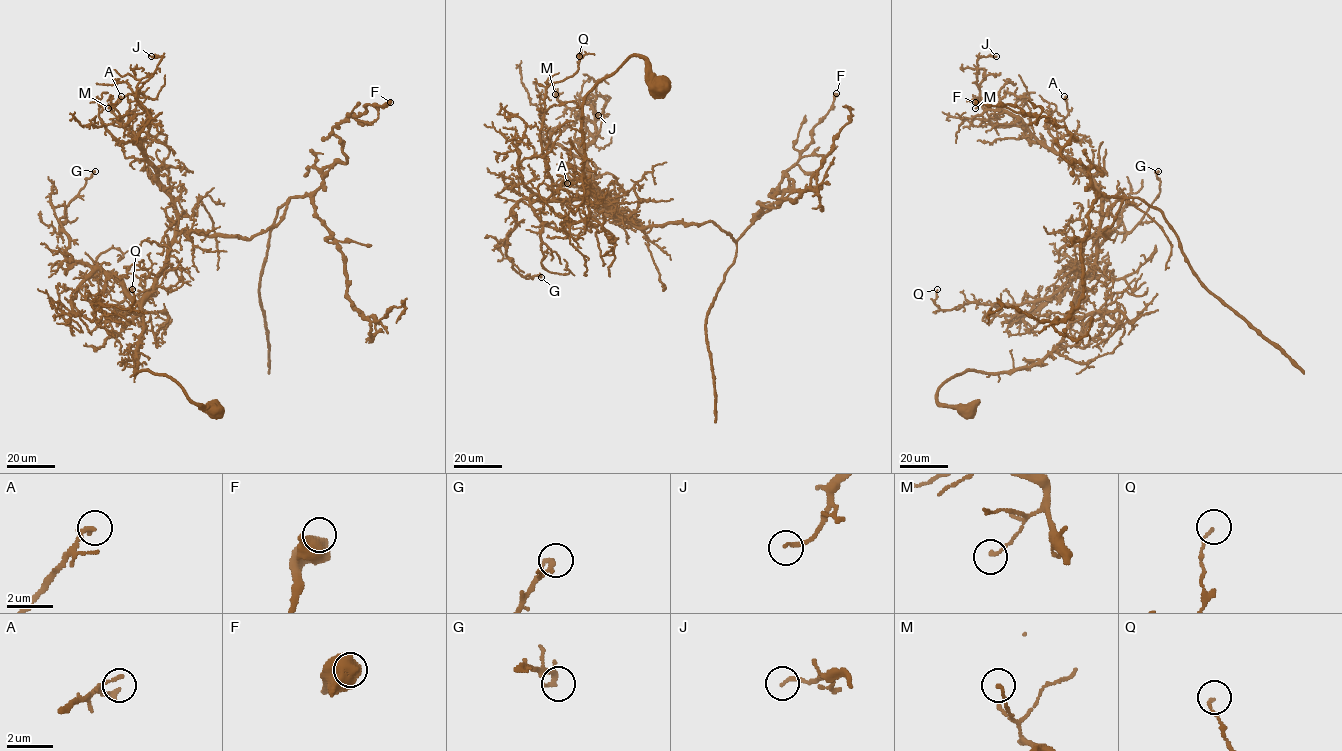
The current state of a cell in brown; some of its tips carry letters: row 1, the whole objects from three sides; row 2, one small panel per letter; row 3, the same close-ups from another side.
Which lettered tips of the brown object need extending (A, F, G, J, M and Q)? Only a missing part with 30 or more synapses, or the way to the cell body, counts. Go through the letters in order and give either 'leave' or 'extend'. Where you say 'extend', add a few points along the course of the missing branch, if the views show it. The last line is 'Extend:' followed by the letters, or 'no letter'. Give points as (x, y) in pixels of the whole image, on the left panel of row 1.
A: leave
F: leave
G: leave
J: leave
M: leave
Q: leave
Extend: no letter

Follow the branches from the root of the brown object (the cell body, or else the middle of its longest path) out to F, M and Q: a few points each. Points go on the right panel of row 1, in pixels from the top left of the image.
F: (967, 407), (937, 391), (1029, 368), (1063, 338), (1122, 199), (1062, 157), (1065, 127), (975, 102)
M: (967, 407), (937, 391), (1029, 368), (1063, 338), (1101, 217), (1082, 172), (1019, 118), (975, 108)
Q: (967, 407), (937, 391), (1043, 360), (1080, 277), (1019, 304), (942, 310), (937, 289)

